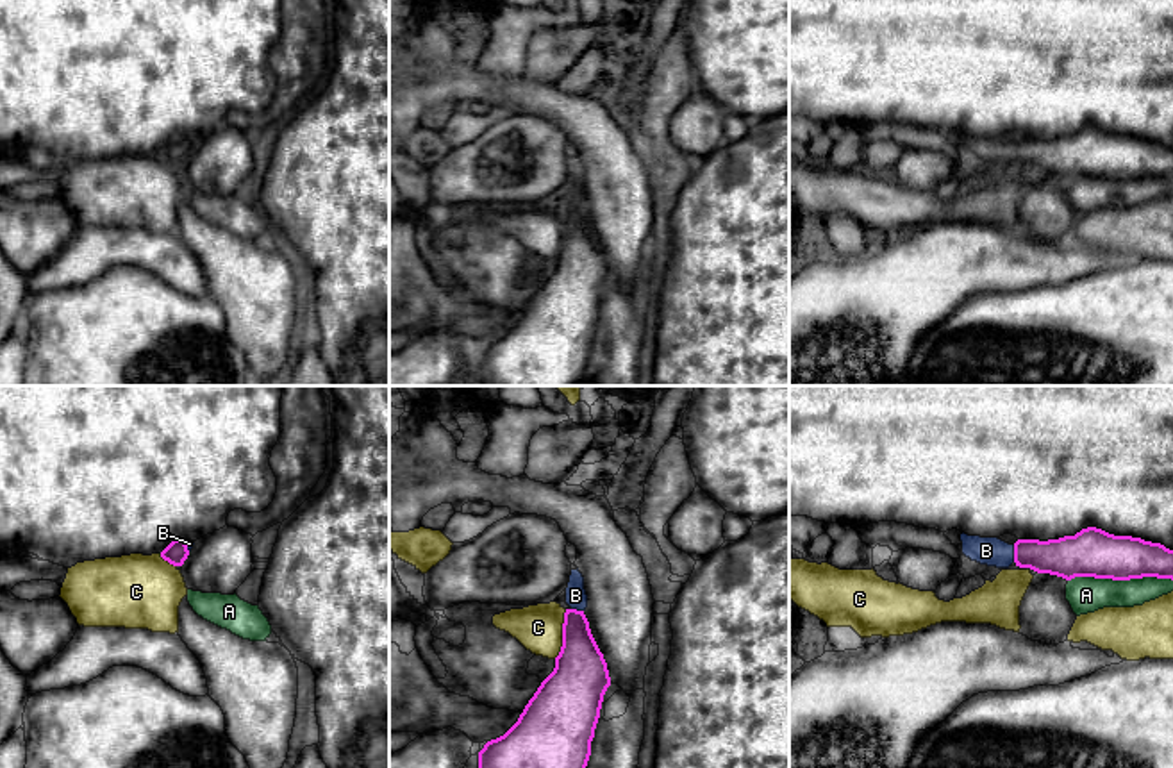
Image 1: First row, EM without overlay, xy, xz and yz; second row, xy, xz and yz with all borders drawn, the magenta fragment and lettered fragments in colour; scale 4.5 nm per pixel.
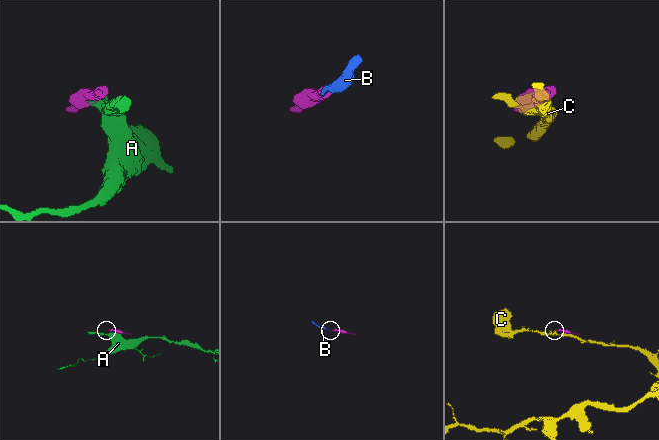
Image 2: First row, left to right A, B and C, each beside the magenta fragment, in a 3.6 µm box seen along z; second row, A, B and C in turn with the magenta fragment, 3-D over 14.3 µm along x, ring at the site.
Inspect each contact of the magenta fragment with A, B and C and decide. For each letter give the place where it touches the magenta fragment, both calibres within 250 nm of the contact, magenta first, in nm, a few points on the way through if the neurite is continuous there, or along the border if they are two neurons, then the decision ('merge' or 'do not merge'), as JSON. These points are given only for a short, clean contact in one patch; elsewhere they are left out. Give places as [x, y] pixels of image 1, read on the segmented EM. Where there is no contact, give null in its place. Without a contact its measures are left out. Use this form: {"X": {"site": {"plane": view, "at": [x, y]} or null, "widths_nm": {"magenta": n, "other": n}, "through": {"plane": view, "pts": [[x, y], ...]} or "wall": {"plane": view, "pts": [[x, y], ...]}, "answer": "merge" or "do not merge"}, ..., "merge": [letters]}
{"A": {"site": {"plane": "yz", "at": [1120, 579]}, "widths_nm": {"magenta": 220, "other": 160}, "answer": "do not merge"}, "B": {"site": {"plane": "yz", "at": [1014, 554]}, "widths_nm": {"magenta": 190, "other": 130}, "through": {"plane": "yz", "pts": [[1070, 556], [1014, 554], [986, 550]]}, "answer": "merge"}, "C": {"site": {"plane": "xz", "at": [563, 634]}, "widths_nm": {"magenta": 260, "other": 200}, "answer": "do not merge"}, "merge": ["B"]}

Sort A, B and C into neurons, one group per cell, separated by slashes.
A / B / C

